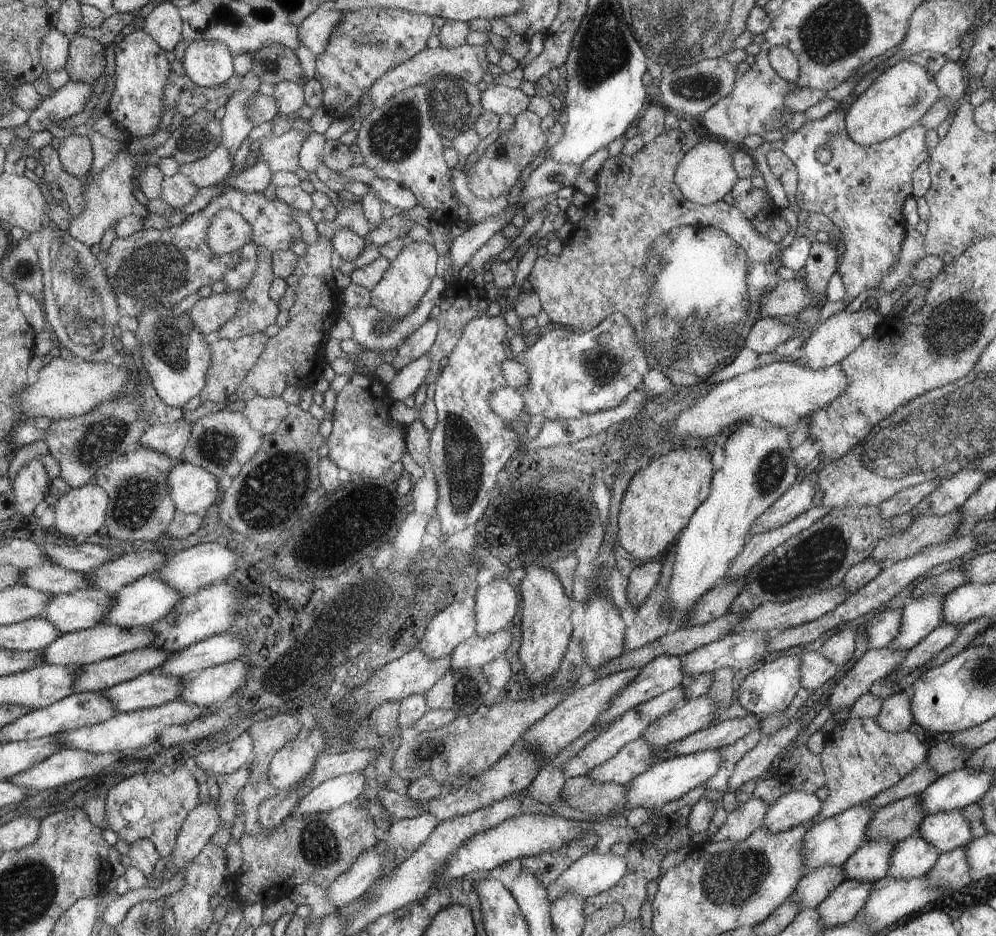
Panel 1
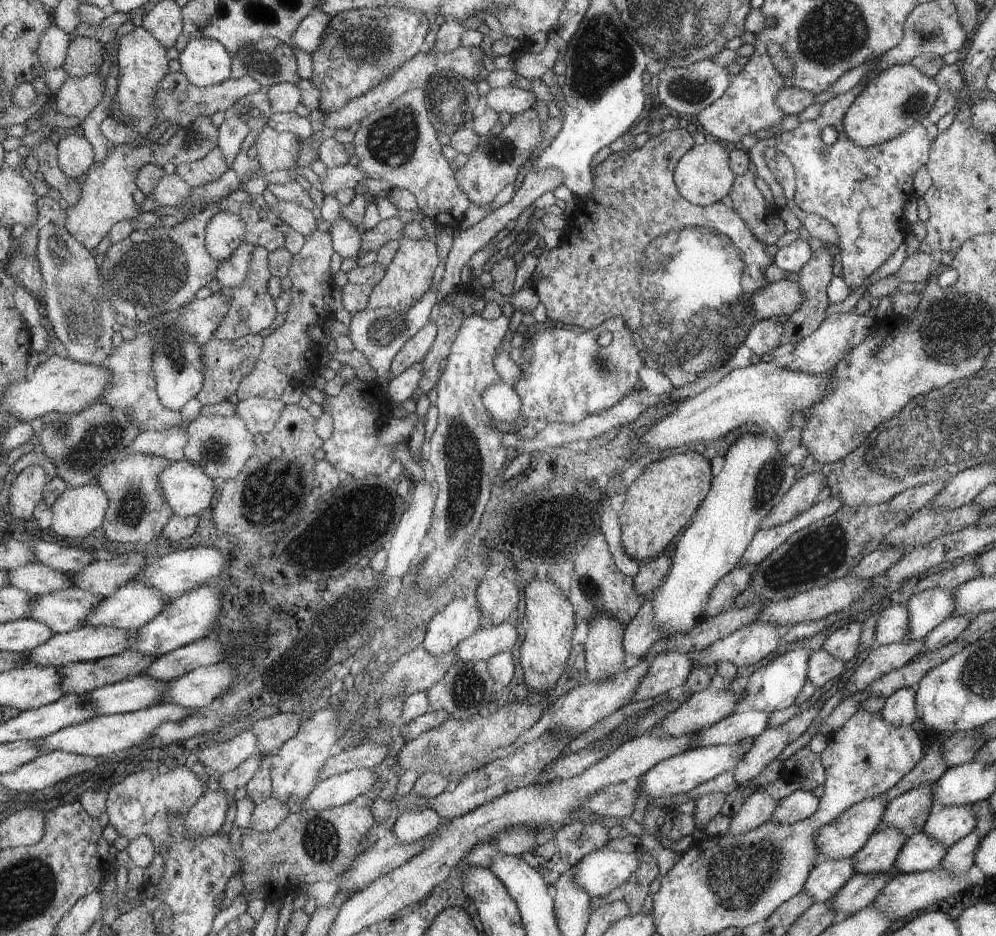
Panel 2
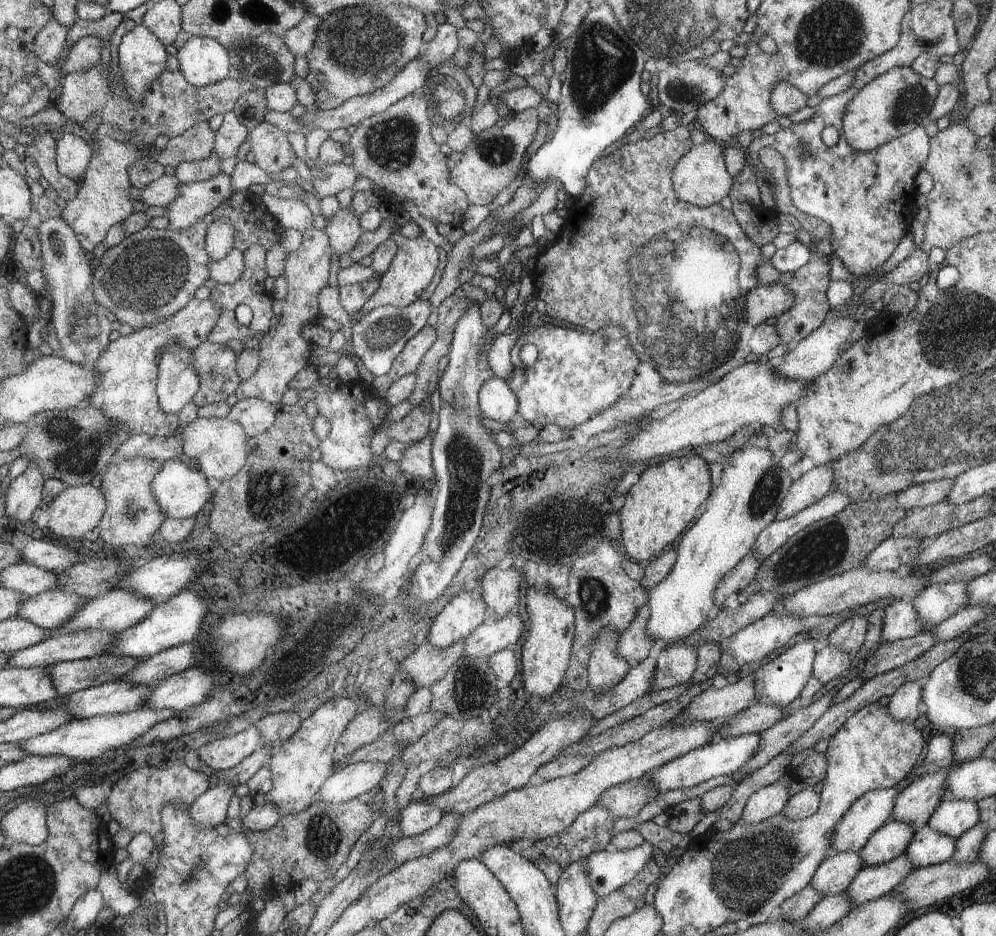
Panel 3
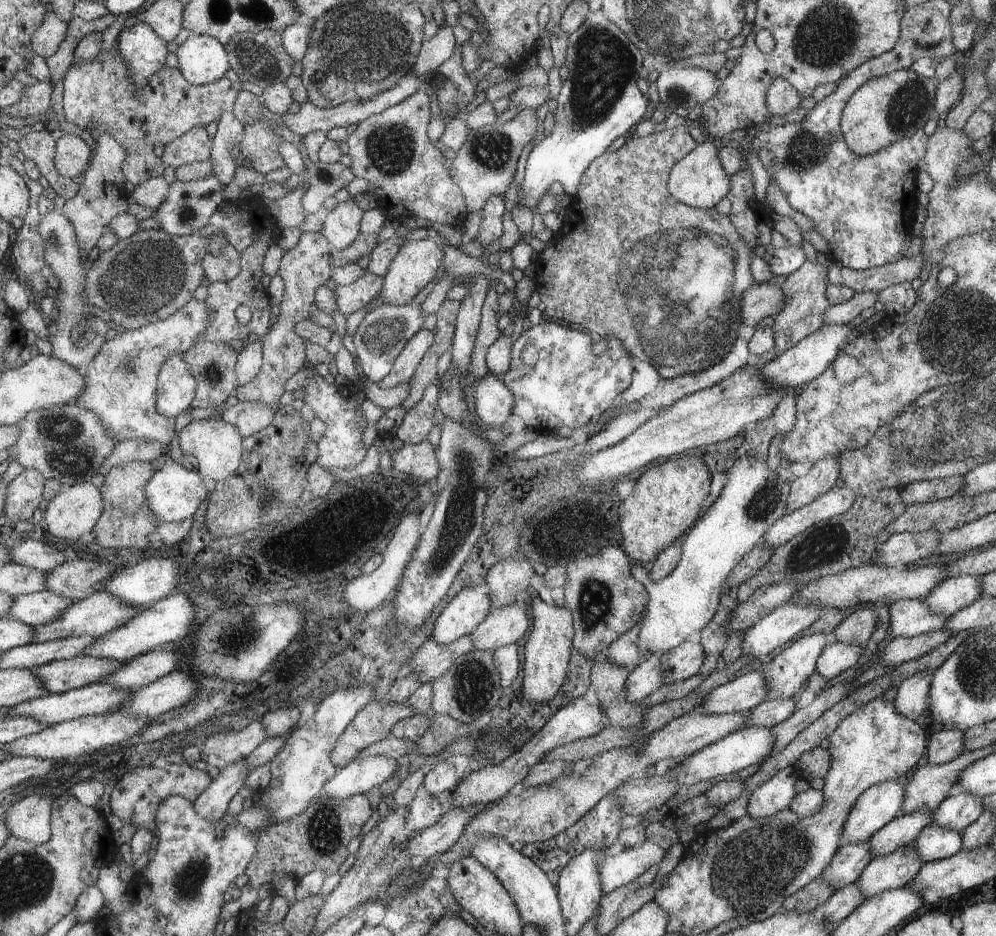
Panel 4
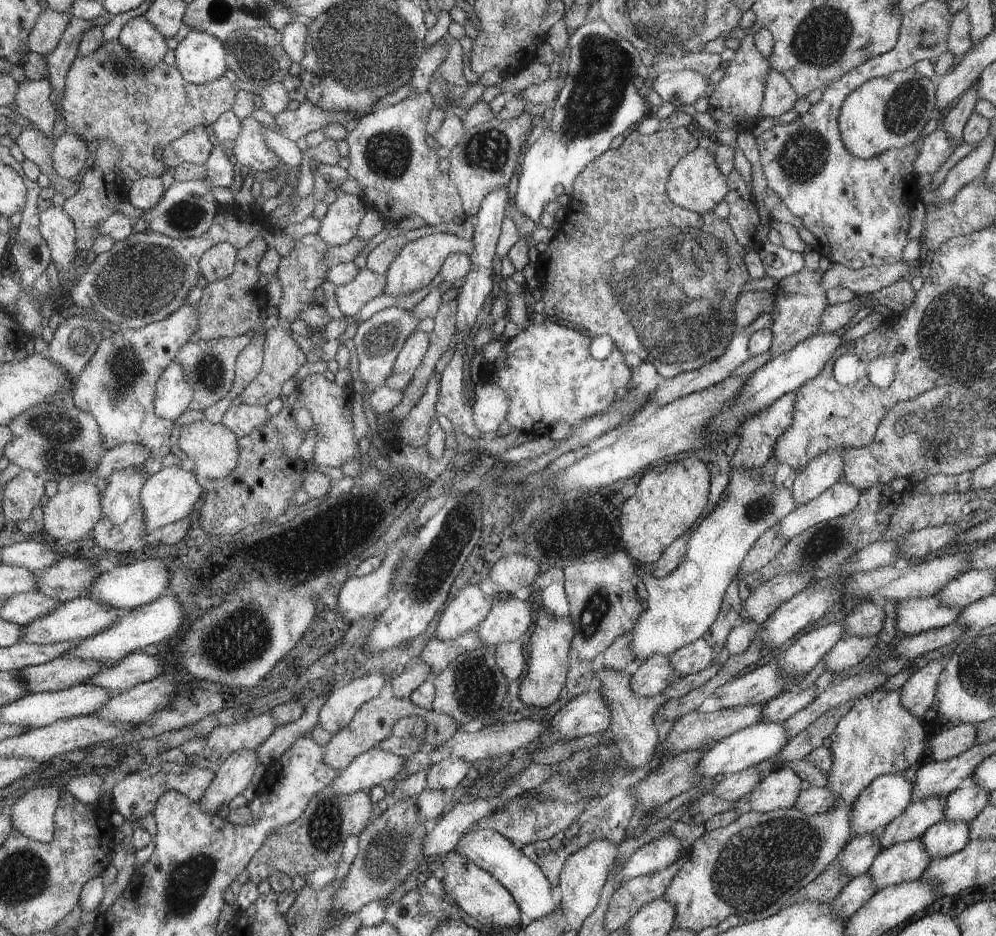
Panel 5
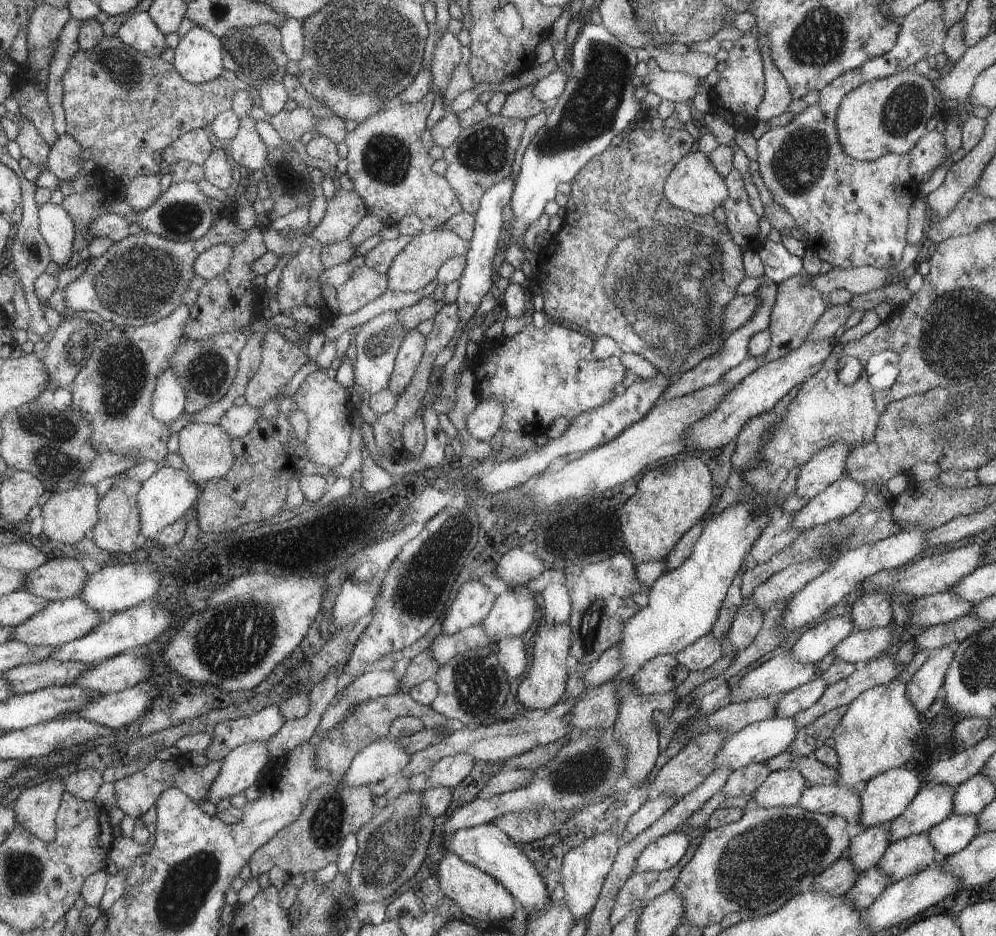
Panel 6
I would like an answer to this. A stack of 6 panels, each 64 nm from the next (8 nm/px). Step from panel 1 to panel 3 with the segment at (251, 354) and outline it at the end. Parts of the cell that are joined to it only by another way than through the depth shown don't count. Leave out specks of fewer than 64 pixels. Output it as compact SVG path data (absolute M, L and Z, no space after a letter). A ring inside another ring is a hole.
M208 340L196 346L193 354L193 364L201 376L201 388L191 402L198 407L220 404L236 394L241 387L242 377L238 372L239 357L232 348Z

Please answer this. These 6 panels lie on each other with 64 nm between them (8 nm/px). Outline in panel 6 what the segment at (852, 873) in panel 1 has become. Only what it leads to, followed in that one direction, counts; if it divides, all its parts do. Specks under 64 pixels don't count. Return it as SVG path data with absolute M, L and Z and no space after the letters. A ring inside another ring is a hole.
M928 781L917 797L890 823L891 842L930 830L954 813L955 787Z

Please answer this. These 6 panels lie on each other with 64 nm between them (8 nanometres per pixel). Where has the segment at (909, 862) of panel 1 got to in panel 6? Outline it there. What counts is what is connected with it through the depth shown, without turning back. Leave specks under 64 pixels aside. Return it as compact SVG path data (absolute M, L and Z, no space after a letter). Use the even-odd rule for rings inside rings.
M953 813L928 830L938 857L950 857L961 852L980 832L976 816L958 813Z

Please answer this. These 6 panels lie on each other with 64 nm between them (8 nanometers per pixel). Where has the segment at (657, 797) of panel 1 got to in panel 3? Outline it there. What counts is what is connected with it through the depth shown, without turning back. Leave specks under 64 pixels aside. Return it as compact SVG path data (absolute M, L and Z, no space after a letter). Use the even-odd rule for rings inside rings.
M742 734L736 738L721 738L712 740L710 743L691 750L688 754L674 758L662 764L662 766L654 769L650 774L652 778L652 786L656 786L660 792L669 792L670 790L685 790L694 788L701 782L722 776L724 774L732 775L738 768L742 768L748 758L752 758L758 752L758 742L760 742L760 734Z

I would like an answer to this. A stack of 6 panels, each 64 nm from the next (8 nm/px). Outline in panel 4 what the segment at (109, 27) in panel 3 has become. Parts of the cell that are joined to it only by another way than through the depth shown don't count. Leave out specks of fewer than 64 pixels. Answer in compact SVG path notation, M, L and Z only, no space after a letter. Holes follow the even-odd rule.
M111 13L98 20L85 21L80 17L74 17L68 22L64 42L60 44L60 48L58 48L56 54L46 59L54 86L60 80L64 80L67 72L74 64L74 50L76 50L76 46L78 46L80 40L87 34L92 34L97 30L102 34L113 22L114 16Z

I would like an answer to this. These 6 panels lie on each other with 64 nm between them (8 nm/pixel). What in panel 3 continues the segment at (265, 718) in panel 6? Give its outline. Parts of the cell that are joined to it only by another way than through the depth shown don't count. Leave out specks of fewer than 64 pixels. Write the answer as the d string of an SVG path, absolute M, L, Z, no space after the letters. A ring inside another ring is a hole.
M250 725L232 738L225 737L204 744L196 753L208 771L225 771L240 764L241 760L258 750L261 743L261 732L255 725Z

